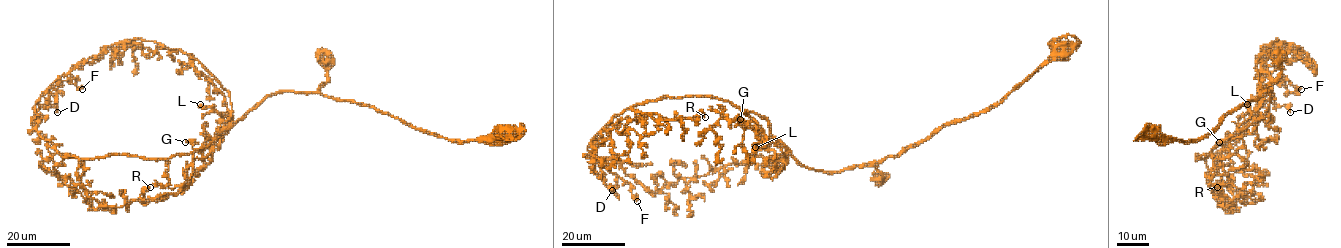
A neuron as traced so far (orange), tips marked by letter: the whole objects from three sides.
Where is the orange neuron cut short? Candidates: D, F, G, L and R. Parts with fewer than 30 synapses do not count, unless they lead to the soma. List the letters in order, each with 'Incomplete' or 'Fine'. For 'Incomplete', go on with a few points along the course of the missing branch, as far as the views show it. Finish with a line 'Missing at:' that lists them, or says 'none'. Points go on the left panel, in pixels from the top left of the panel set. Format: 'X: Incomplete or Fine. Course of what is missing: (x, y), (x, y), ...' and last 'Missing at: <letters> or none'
D: Fine
F: Fine
G: Fine
L: Fine
R: Fine
Missing at: none

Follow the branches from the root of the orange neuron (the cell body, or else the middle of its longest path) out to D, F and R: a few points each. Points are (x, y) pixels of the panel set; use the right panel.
D: (1152, 133), (1199, 140), (1241, 104), (1271, 92), (1262, 116), (1195, 158), (1214, 157), (1259, 101), (1290, 112)
F: (1152, 133), (1199, 140), (1271, 92), (1262, 116), (1195, 158), (1214, 157), (1273, 82), (1301, 89)
R: (1152, 133), (1199, 140), (1241, 104), (1271, 92), (1262, 116), (1197, 154), (1219, 207), (1217, 187)

